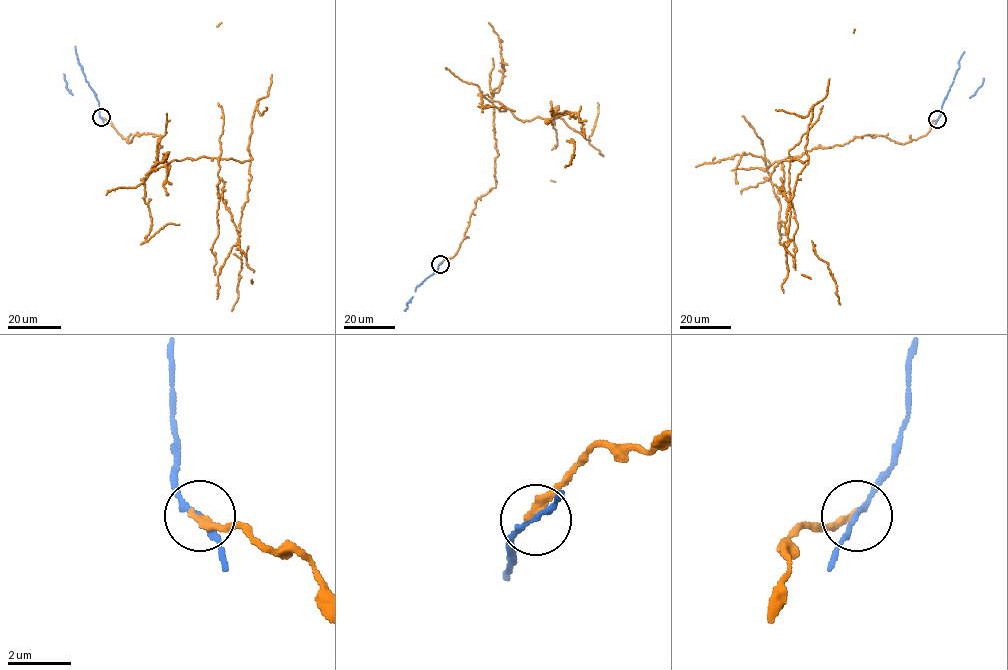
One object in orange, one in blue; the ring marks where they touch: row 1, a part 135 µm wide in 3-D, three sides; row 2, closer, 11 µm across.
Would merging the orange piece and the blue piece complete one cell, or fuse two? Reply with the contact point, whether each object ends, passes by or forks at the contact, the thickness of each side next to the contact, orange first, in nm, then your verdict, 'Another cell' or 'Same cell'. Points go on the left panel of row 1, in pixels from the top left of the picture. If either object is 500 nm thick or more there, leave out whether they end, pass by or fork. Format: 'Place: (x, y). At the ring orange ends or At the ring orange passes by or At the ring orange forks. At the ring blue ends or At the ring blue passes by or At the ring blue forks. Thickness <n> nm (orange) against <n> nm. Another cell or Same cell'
Place: (101, 117). At the ring orange ends. At the ring blue passes by. Thickness 280 nm (orange) against 150 nm. Another cell

